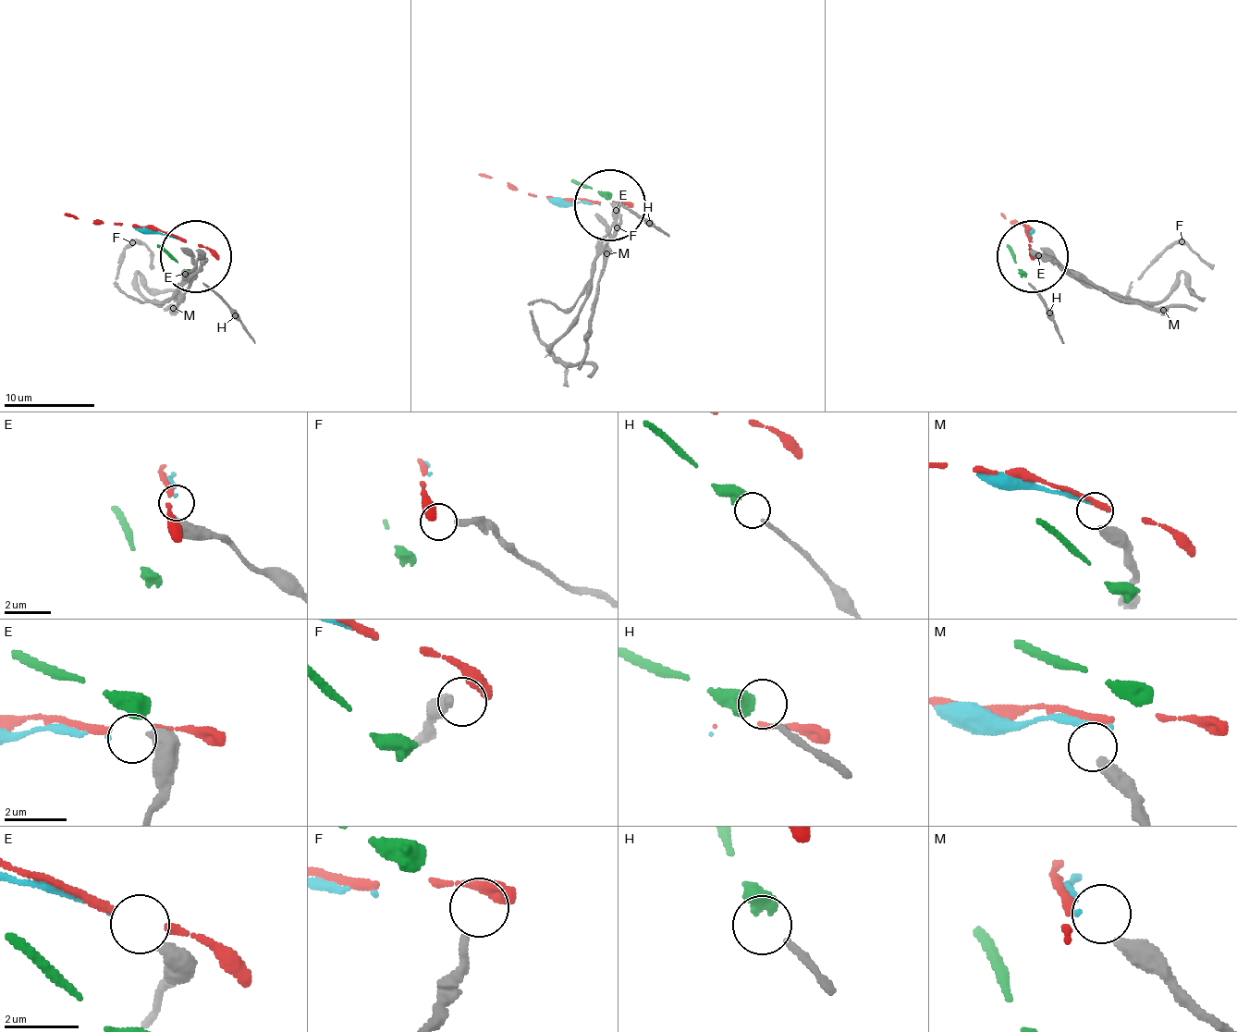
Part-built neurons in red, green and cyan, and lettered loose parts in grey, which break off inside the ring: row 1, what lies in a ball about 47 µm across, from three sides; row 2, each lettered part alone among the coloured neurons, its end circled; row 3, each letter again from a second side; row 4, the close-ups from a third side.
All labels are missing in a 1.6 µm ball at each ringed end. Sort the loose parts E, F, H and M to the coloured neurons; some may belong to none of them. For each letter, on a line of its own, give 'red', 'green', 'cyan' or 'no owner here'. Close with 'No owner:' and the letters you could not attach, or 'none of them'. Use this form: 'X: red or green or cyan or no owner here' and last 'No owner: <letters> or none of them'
E: cyan
F: red
H: green
M: no owner here
No owner: M

